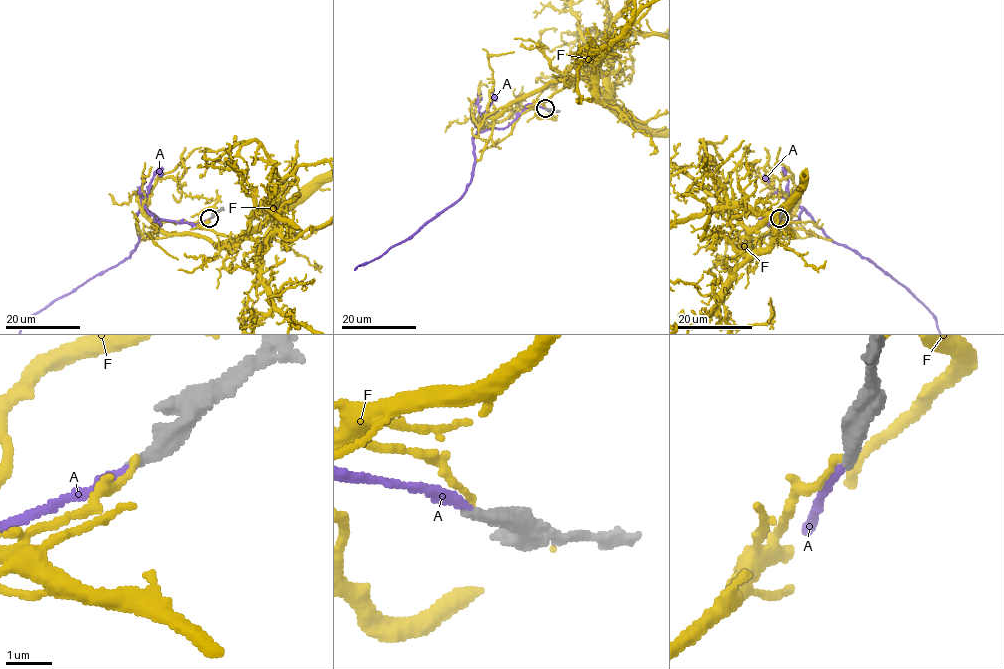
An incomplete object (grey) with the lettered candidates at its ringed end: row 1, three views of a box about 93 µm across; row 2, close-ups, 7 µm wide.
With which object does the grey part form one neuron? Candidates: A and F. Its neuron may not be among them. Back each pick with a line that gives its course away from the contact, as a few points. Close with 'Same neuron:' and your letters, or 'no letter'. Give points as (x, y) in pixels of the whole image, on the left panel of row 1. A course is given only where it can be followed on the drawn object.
Same neuron: A

